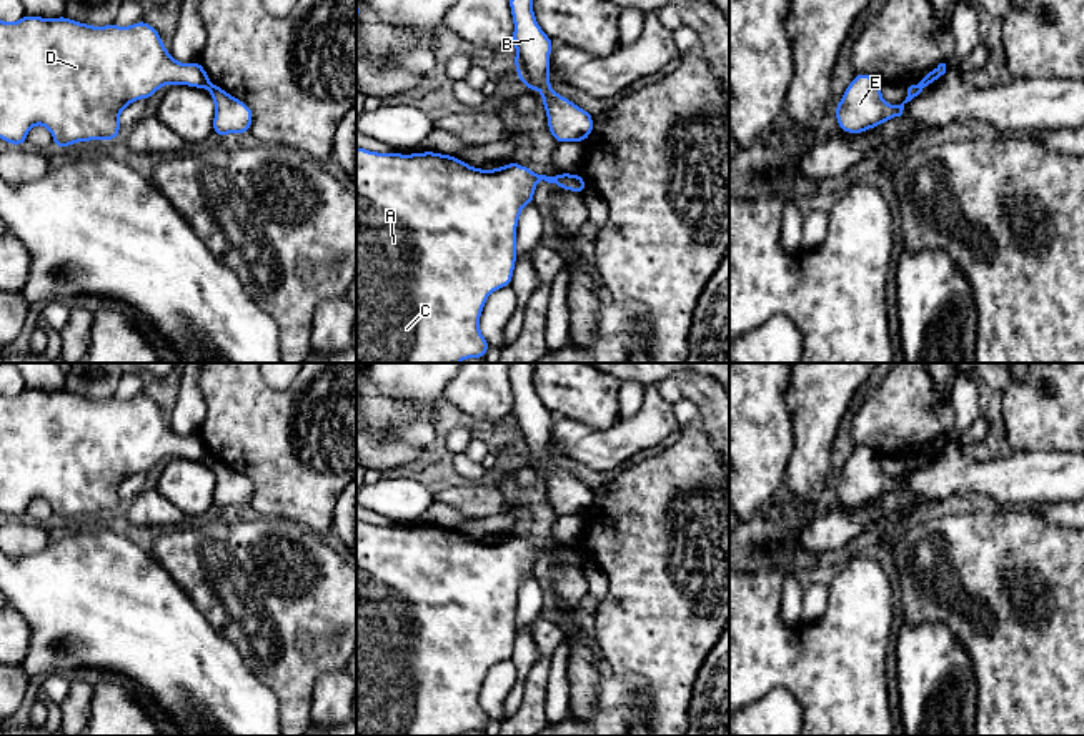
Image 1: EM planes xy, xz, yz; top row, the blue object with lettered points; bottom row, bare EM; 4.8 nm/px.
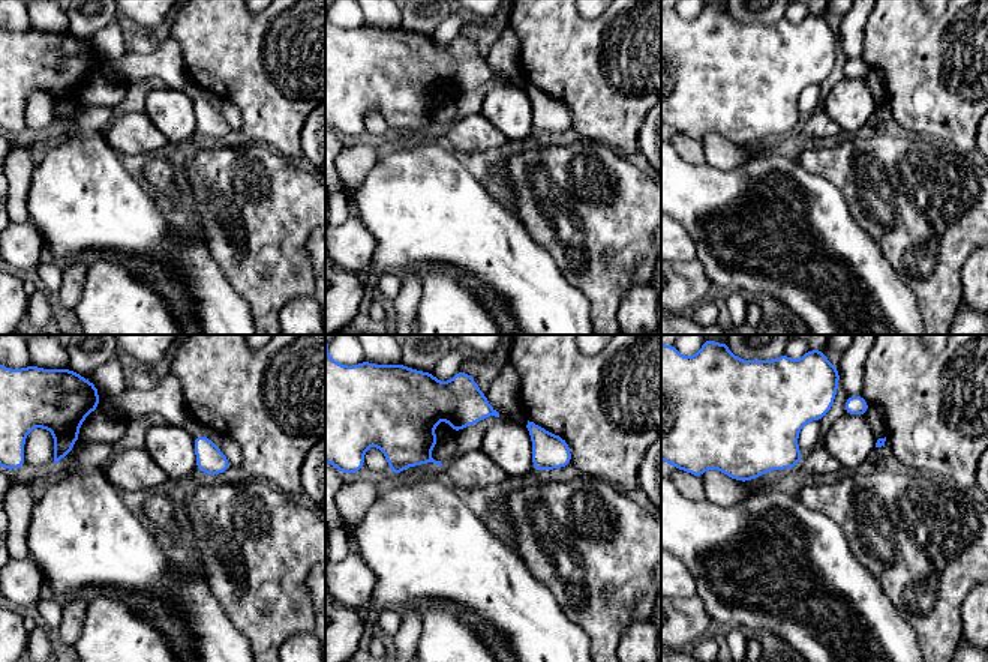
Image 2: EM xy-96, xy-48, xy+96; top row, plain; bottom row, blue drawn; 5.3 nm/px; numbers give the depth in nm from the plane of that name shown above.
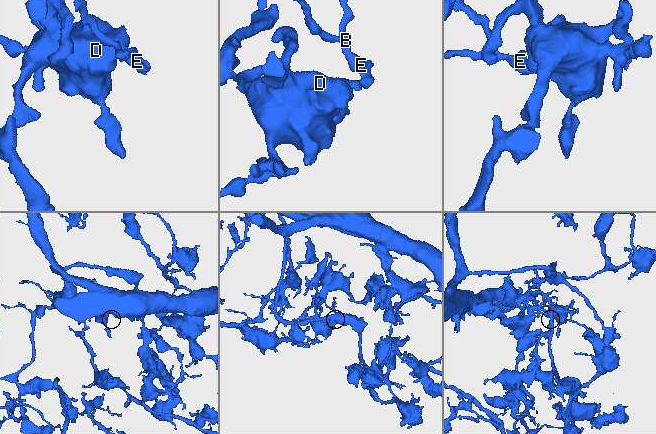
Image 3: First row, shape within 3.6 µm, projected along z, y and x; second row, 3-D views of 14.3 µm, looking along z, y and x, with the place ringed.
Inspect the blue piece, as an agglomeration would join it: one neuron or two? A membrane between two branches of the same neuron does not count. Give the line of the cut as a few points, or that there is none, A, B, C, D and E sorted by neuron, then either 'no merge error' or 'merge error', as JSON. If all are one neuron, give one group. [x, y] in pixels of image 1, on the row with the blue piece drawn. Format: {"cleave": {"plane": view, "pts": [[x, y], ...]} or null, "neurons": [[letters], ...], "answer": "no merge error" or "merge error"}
{"cleave": {"plane": "yz", "pts": [[919, 84], [923, 87]]}, "neurons": [["A", "C", "D"], ["B", "E"]], "answer": "merge error"}

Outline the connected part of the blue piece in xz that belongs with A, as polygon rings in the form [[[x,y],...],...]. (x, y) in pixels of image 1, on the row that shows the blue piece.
[[[356,147],[356,363],[460,363],[466,358],[485,358],[490,343],[480,331],[480,316],[486,298],[498,288],[511,285],[516,265],[516,228],[521,208],[535,205],[535,188],[540,180],[556,183],[568,191],[583,193],[586,183],[581,175],[538,175],[533,170],[508,163],[495,170],[473,168],[463,160],[436,152],[380,153]]]

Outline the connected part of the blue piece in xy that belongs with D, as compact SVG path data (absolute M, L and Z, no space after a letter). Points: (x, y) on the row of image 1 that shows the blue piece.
M25 15L13 23L0 20L0 138L8 145L25 145L33 125L47 127L58 150L78 142L115 140L120 137L122 110L137 100L153 97L167 83L193 88L211 85L200 60L177 62L163 47L162 35L143 20L130 27L115 23L93 27L65 15L58 18Z

